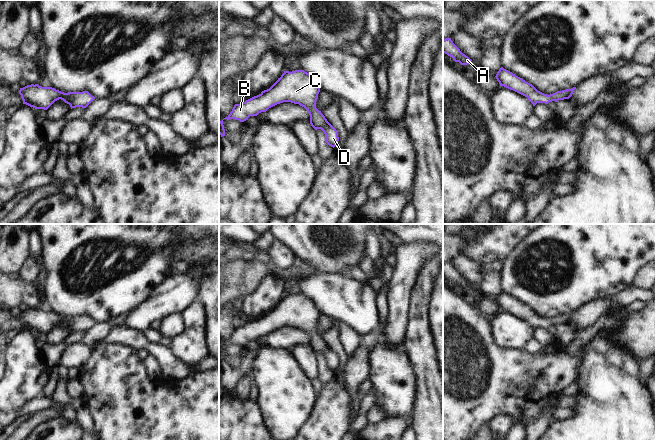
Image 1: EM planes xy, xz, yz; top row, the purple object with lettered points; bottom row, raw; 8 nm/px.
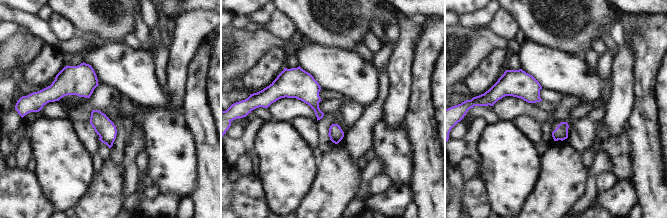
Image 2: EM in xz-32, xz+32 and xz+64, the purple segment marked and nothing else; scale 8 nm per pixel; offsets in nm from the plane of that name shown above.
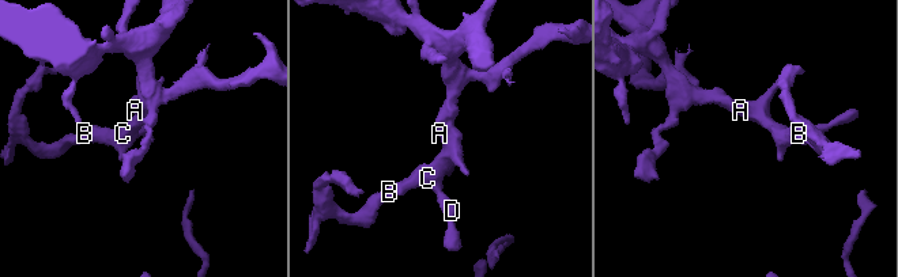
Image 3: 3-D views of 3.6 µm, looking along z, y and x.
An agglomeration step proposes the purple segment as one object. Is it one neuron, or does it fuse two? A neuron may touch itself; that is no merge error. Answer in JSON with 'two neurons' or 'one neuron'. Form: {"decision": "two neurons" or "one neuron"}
{"decision": "one neuron"}

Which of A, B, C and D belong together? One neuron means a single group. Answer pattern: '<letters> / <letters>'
A B C D

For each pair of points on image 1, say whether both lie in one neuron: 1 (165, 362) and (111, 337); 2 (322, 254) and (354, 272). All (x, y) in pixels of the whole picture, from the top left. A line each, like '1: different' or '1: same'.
1: same
2: different

